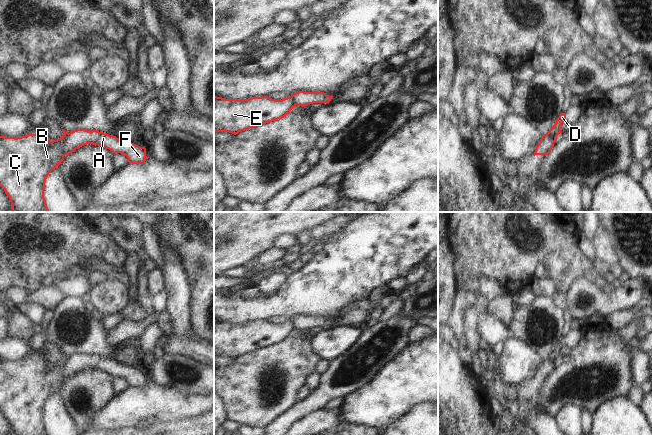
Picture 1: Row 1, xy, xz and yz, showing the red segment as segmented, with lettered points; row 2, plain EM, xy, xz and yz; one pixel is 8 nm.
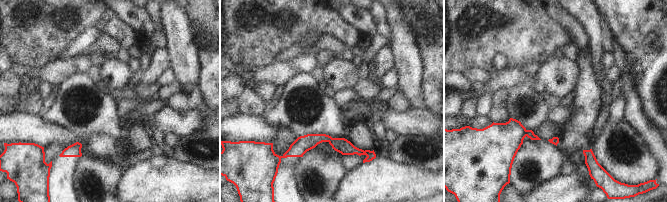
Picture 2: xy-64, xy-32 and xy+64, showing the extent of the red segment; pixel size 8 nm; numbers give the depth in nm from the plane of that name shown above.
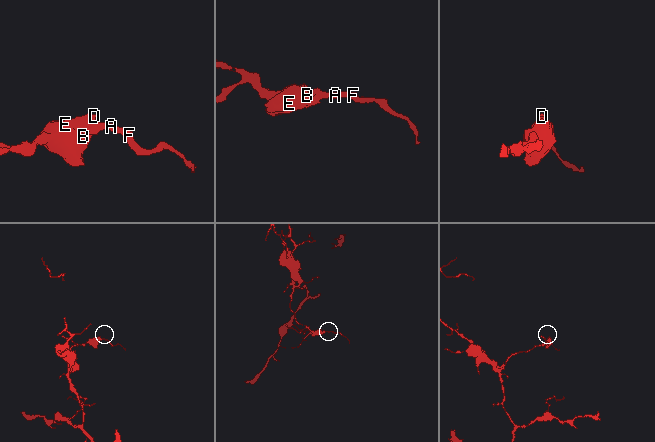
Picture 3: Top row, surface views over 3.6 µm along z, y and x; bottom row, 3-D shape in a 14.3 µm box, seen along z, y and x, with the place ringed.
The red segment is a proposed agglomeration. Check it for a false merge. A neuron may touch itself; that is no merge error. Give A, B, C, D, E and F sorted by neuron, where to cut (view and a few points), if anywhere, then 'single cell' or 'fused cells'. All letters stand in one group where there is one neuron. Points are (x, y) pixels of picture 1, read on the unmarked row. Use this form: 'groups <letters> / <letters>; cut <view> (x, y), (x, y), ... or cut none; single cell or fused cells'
groups A F / B C D E; cut xy (69, 357), (62, 370), (63, 379); fused cells

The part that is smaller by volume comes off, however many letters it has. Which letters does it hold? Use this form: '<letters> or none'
A, F

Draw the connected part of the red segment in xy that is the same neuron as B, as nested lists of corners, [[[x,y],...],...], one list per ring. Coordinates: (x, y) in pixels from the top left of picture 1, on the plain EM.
[[[62,353],[63,360],[57,364],[50,363],[43,355],[21,361],[0,360],[0,410],[11,426],[11,435],[48,435],[44,422],[45,405],[49,397],[63,384],[63,367],[69,358]]]

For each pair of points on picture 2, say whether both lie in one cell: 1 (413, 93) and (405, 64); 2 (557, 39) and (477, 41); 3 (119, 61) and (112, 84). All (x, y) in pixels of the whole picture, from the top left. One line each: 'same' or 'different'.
1: same
2: same
3: same

